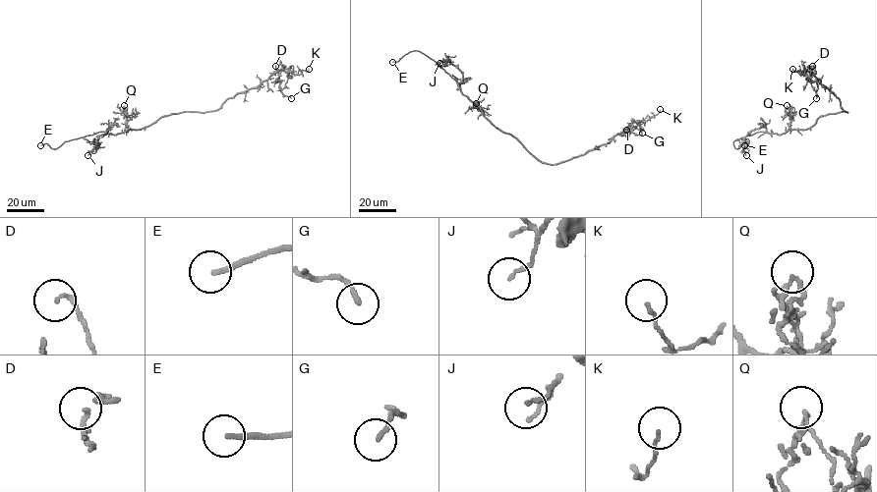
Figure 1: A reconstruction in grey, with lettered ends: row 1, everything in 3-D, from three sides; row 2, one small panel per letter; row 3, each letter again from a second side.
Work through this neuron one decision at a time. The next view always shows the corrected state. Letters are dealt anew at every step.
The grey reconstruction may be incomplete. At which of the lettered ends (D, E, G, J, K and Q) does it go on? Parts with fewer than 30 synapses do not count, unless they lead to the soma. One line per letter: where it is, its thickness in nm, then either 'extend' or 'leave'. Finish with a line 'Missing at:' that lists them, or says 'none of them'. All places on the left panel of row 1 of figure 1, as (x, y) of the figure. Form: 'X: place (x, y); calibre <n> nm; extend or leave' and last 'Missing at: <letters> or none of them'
D: place (275, 66); calibre 140 nm; leave
E: place (40, 145); calibre 170 nm; extend
G: place (291, 98); calibre 140 nm; leave
J: place (87, 155); calibre 120 nm; leave
K: place (309, 69); calibre 100 nm; leave
Q: place (124, 105); calibre 110 nm; leave
Missing at: E

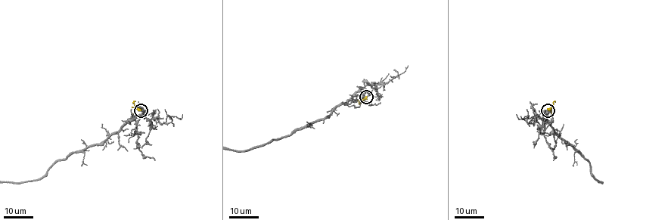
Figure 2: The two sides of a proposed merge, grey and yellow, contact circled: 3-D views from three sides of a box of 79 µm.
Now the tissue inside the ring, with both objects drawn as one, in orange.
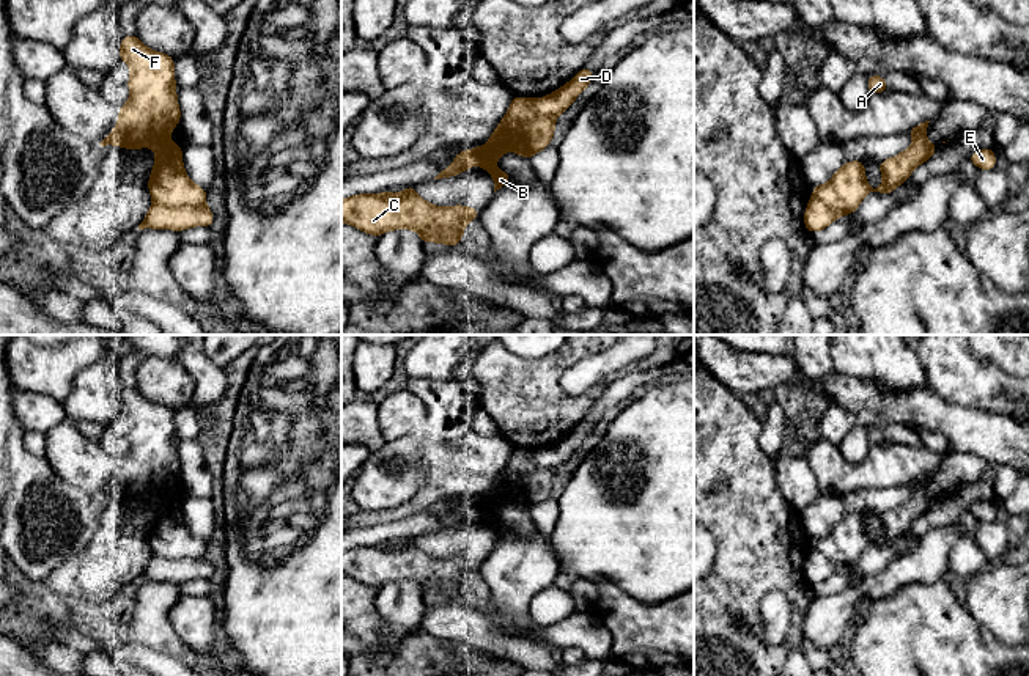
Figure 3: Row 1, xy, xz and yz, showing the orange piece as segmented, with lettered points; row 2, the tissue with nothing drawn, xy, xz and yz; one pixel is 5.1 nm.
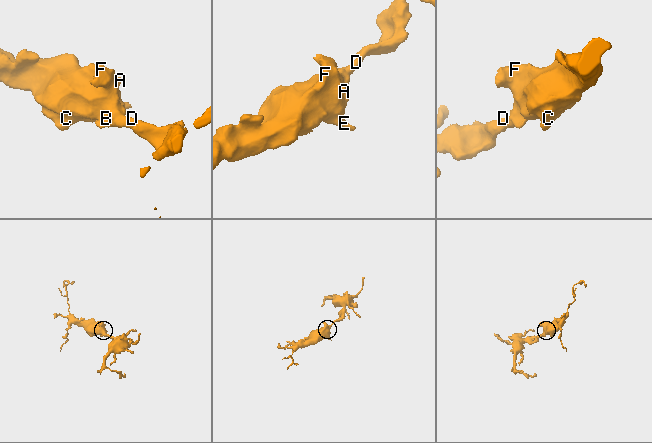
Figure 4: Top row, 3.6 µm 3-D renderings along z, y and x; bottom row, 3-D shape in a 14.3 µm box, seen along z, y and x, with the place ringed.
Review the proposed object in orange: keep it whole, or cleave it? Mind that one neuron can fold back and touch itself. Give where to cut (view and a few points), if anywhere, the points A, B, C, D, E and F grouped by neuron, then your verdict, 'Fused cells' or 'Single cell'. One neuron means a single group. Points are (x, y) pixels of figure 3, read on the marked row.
Split along xy (154, 202), (164, 206), (203, 203). Groups: A B C E F / D. Fused cells

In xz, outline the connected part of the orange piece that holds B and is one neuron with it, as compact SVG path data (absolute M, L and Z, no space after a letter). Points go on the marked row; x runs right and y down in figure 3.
M522 96L511 99L510 112L514 121L500 141L491 146L458 151L453 163L442 170L434 179L453 178L472 165L478 165L491 173L496 192L513 178L510 173L492 165L505 151L516 152L530 160L533 154L551 146L555 132L555 118L538 115L533 110L532 99Z

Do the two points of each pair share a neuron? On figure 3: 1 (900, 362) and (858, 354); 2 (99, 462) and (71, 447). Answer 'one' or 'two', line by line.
1: one
2: one

